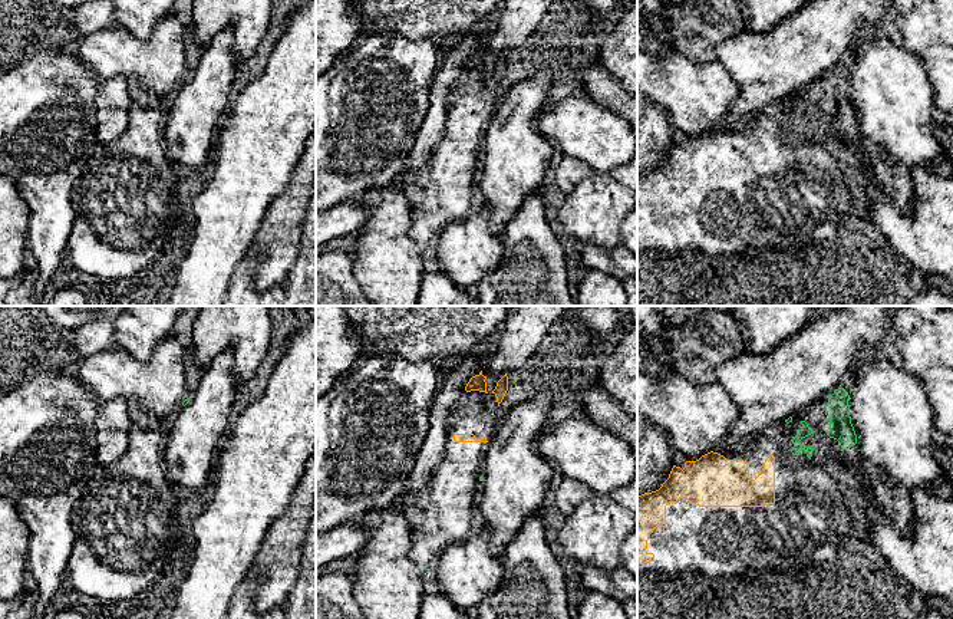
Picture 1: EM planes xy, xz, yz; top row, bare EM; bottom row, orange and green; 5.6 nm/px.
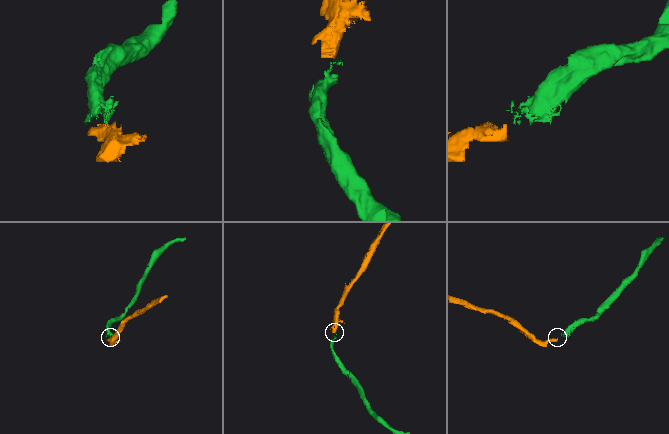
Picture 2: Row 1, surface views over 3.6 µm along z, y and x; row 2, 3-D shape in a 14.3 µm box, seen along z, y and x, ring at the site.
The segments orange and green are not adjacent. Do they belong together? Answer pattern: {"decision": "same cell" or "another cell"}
{"decision": "same cell"}

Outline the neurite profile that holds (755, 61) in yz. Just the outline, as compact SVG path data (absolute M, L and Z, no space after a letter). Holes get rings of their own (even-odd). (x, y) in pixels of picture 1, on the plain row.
M808 0L791 17L768 33L746 29L723 40L716 49L716 62L739 85L739 95L726 116L715 124L722 132L745 125L756 115L769 112L774 102L785 101L794 90L811 83L828 69L842 65L853 45L868 27L884 22L893 0Z

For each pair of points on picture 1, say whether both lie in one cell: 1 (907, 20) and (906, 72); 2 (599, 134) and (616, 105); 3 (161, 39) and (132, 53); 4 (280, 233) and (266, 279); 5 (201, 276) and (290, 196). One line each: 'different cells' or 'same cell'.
1: different cells
2: different cells
3: same cell
4: same cell
5: different cells

